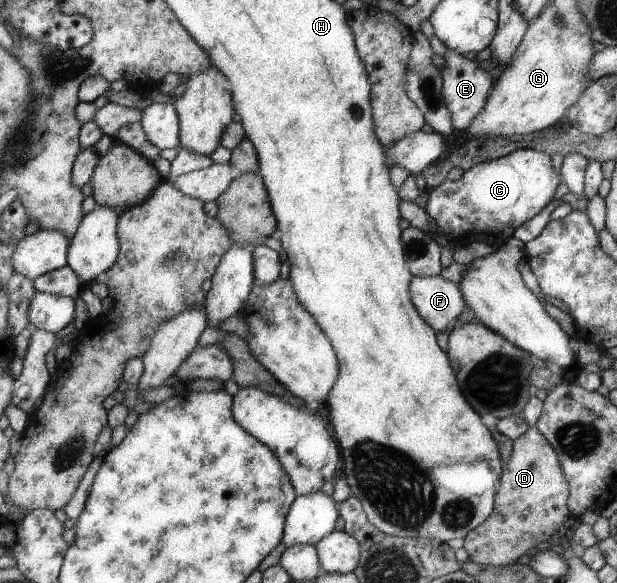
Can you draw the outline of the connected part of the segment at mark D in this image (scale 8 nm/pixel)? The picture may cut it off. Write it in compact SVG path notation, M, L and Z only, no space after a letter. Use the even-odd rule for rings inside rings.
M529 427L512 440L512 454L500 476L492 514L463 538L468 558L485 567L513 563L525 550L553 536L567 514L569 492L555 449L537 427Z

